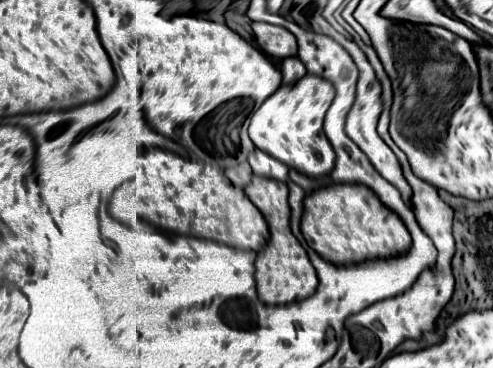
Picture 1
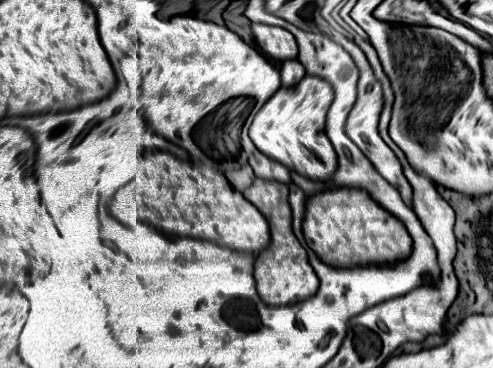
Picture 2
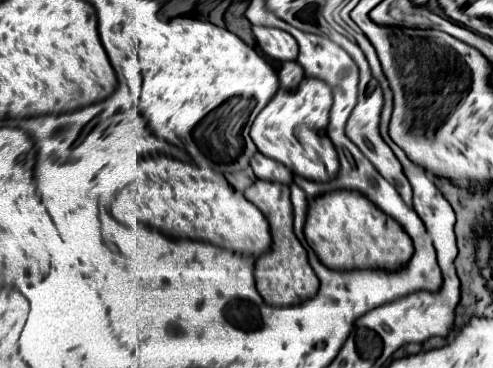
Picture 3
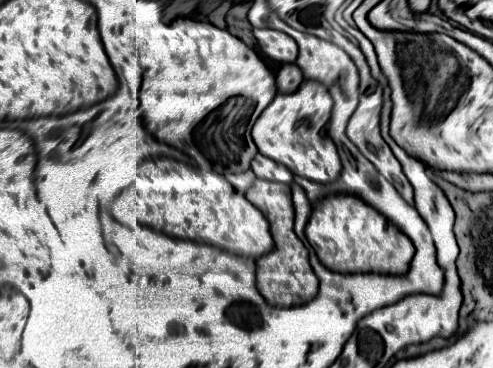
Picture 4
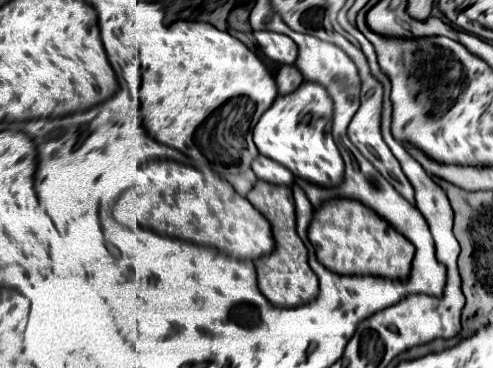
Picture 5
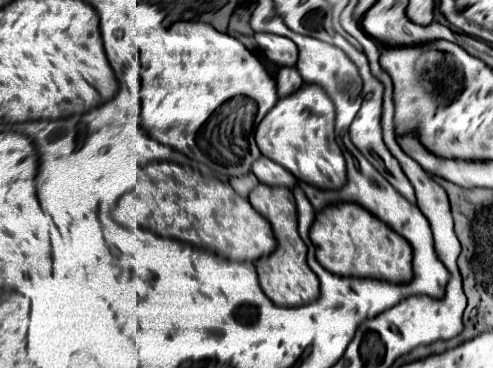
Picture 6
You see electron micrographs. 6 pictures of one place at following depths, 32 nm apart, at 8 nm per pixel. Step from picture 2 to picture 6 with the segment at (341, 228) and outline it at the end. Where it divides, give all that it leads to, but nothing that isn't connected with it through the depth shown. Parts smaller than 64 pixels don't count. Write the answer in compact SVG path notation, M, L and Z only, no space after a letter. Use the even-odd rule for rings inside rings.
M342 202L320 210L310 228L310 240L316 246L316 260L336 276L374 278L392 284L408 284L412 280L410 244L358 204Z

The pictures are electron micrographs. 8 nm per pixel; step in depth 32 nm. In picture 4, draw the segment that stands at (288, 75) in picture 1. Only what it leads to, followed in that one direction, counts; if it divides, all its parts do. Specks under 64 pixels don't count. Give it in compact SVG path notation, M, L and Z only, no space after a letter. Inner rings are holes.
M282 64L282 68L276 74L276 84L280 92L294 92L302 84L304 76L296 64Z

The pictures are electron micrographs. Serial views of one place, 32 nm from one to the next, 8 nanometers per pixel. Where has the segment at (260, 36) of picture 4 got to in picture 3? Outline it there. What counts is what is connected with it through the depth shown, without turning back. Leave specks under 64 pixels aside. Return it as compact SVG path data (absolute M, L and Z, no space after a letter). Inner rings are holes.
M254 26L252 28L258 46L262 48L262 52L278 62L290 62L296 60L298 56L298 44L296 40L278 28L266 28L266 26Z

